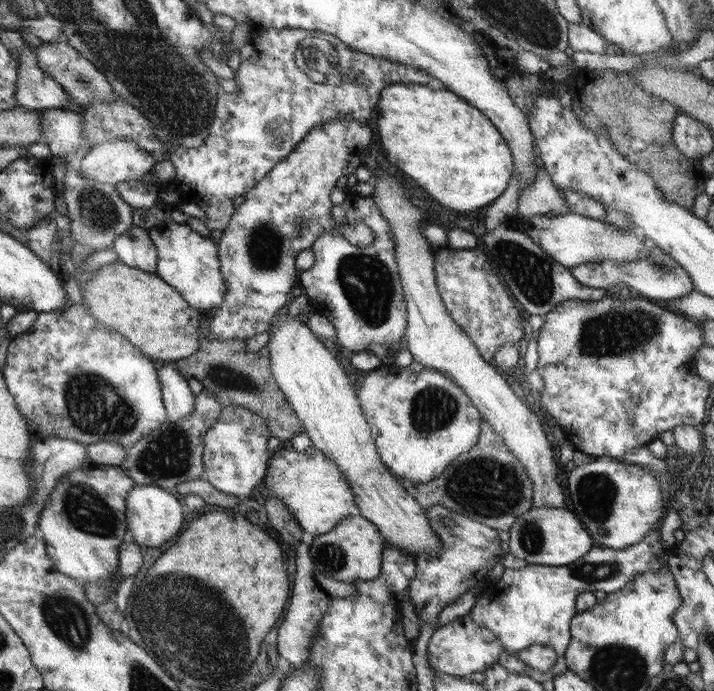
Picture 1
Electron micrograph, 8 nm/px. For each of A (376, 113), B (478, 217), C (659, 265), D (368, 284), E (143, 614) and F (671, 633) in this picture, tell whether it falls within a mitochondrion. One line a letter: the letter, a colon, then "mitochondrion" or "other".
A: other
B: other
C: mitochondrion
D: mitochondrion
E: other
F: other

